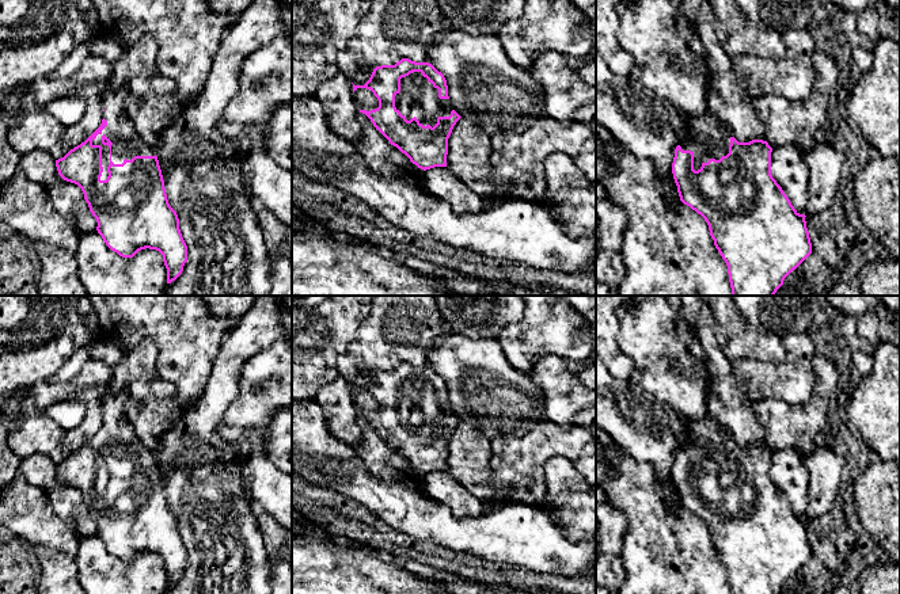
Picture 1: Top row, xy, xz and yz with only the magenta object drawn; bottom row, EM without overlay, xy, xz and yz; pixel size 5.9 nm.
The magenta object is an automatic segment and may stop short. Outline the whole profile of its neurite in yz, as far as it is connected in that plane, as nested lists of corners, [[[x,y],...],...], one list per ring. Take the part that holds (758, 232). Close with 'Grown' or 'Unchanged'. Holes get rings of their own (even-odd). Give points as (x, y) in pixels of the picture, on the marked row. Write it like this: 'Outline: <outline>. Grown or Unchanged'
Outline: [[[709,107],[699,117],[688,115],[687,130],[690,134],[676,146],[672,163],[680,201],[707,222],[714,245],[728,266],[732,296],[774,296],[785,278],[812,254],[812,243],[806,216],[794,209],[771,175],[772,148],[763,140],[738,142],[729,136]]]. Grown

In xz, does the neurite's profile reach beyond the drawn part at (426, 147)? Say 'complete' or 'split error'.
split error

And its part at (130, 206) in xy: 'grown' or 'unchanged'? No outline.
grown

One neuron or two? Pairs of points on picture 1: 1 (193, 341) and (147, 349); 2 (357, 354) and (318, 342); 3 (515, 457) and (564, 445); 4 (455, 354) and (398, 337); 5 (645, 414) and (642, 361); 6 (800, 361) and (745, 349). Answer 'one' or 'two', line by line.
1: two
2: two
3: one
4: two
5: two
6: two

